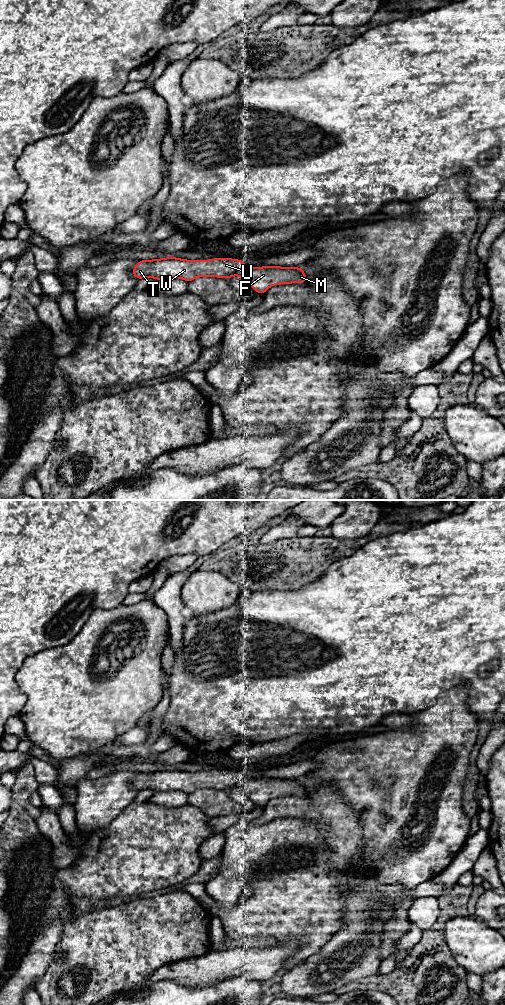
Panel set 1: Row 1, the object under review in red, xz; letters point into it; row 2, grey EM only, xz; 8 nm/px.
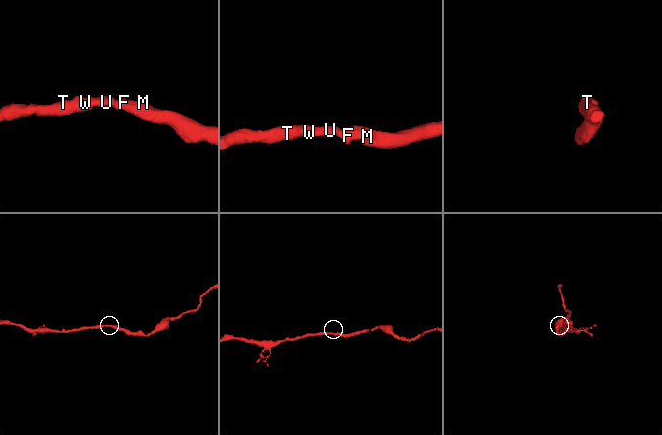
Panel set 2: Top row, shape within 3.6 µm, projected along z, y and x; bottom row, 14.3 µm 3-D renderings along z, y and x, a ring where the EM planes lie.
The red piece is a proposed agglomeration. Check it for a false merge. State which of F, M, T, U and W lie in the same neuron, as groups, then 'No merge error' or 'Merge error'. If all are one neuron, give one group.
Groups: F M T U W. No merge error

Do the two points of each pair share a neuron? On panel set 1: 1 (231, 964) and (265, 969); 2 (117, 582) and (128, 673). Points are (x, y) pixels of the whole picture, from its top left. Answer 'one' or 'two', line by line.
1: one
2: two

